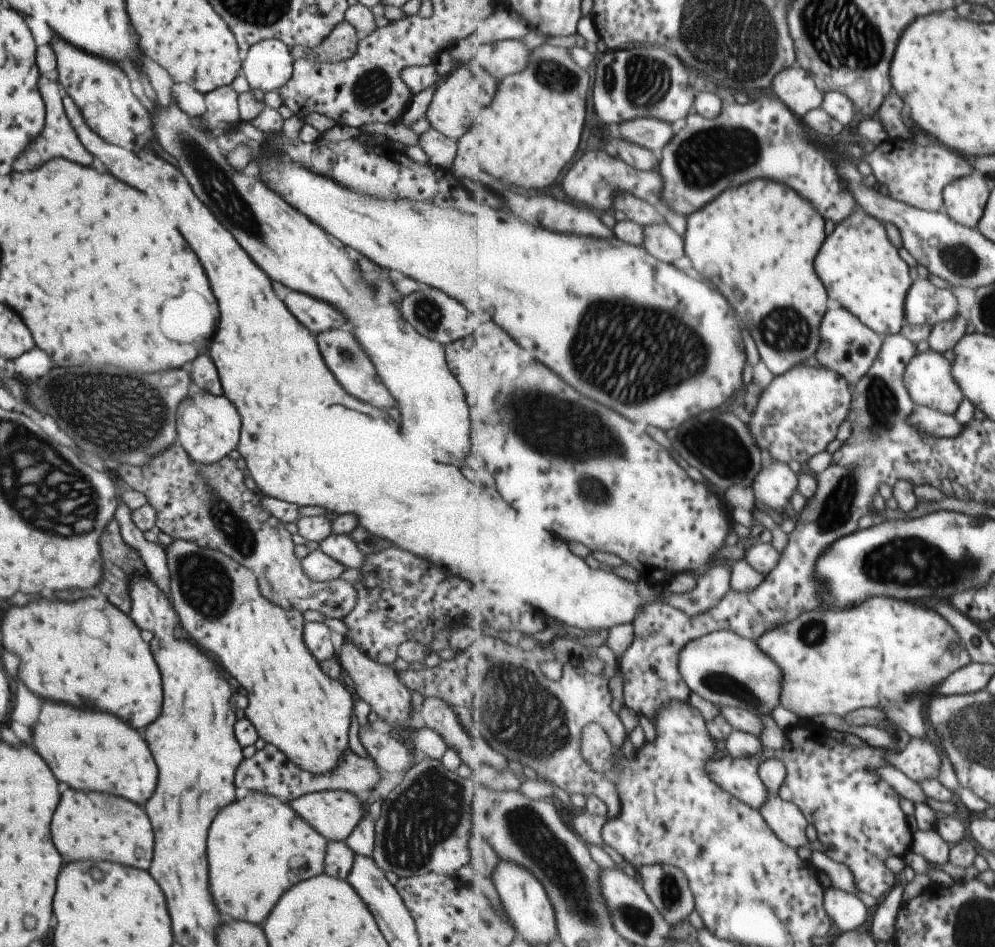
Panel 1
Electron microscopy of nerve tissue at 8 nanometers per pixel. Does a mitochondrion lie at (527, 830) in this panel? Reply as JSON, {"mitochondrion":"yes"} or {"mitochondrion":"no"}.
{"mitochondrion":"yes"}

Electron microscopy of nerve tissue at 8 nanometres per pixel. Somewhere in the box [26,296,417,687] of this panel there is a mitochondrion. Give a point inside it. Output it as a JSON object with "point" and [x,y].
{"point":[111,414]}

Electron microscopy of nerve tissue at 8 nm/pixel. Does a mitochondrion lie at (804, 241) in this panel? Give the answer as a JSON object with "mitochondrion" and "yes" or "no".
{"mitochondrion":"no"}

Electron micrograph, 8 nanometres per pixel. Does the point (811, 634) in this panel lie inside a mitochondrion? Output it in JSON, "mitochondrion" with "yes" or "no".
{"mitochondrion":"yes"}

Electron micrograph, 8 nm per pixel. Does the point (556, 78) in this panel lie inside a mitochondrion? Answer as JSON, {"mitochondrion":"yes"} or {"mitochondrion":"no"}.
{"mitochondrion":"yes"}

